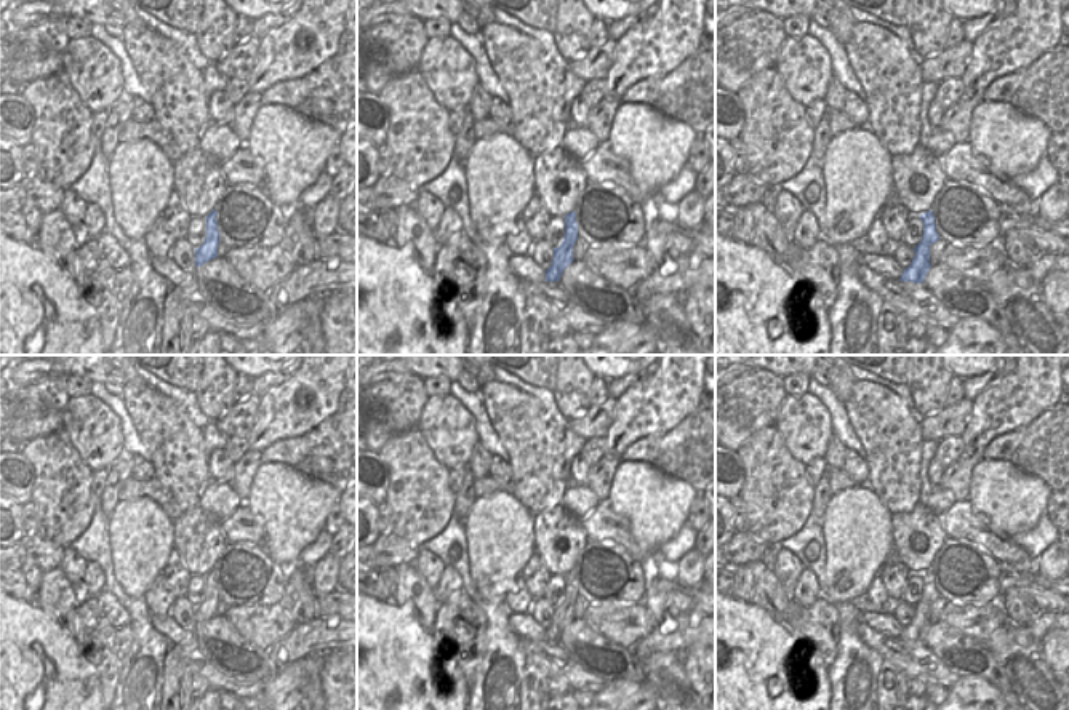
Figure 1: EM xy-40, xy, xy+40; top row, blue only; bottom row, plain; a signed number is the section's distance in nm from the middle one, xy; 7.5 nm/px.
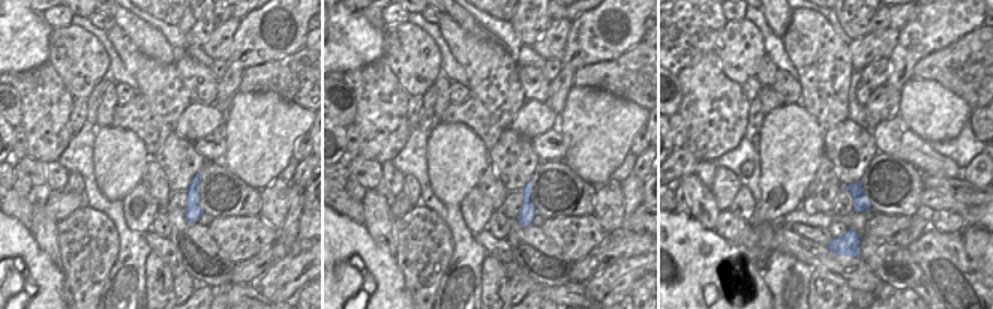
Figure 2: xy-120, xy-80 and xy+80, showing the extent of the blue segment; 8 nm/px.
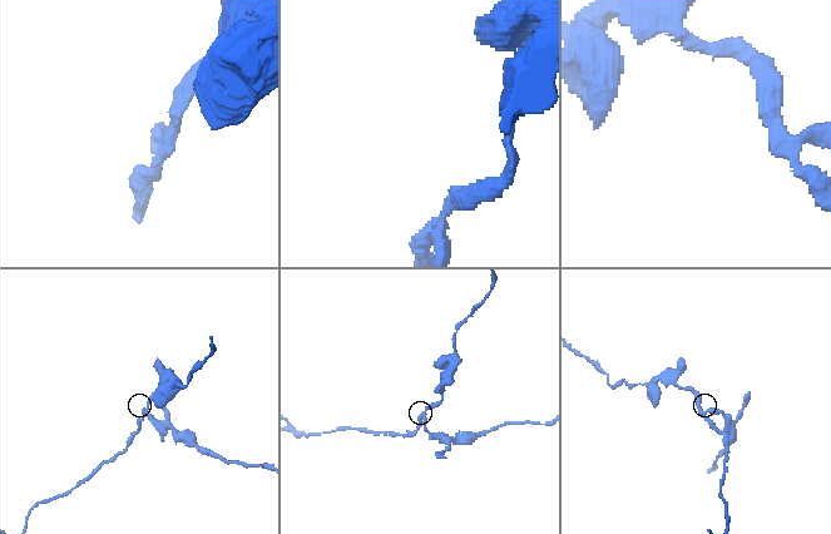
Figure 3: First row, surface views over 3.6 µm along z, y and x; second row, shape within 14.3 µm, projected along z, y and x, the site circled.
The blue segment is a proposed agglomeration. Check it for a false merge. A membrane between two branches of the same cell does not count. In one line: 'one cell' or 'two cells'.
two cells

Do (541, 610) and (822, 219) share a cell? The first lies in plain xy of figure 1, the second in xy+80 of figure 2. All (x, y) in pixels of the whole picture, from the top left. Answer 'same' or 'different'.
different

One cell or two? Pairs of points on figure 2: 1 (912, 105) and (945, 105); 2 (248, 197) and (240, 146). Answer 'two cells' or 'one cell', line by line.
1: one cell
2: two cells

